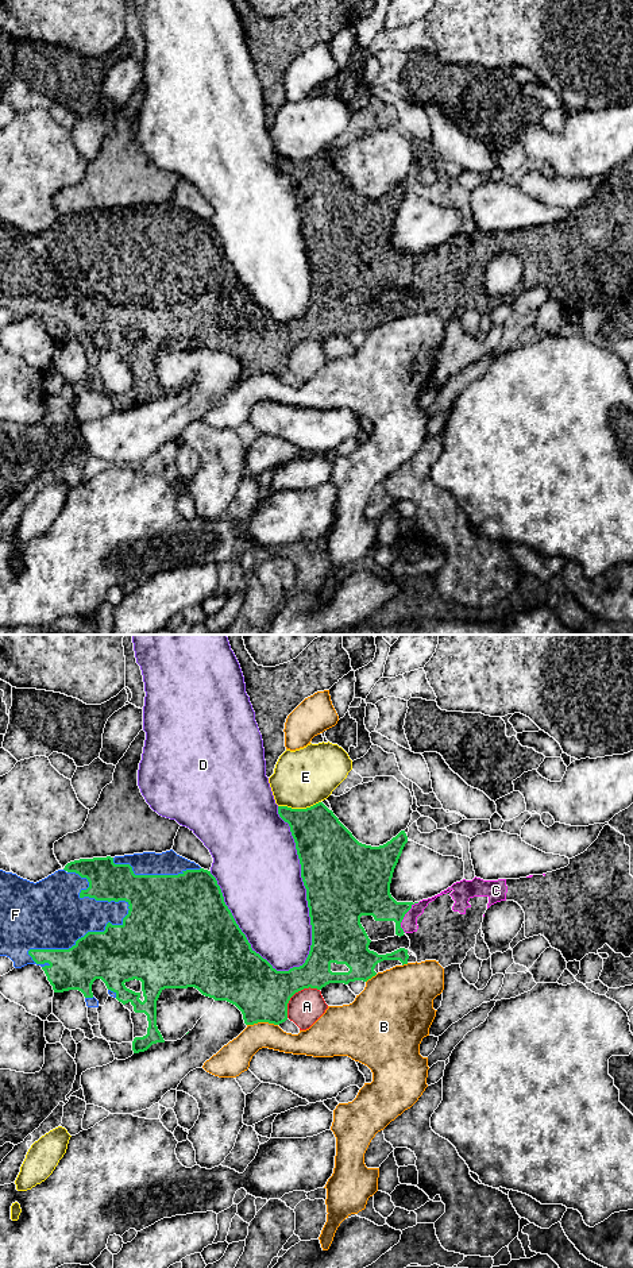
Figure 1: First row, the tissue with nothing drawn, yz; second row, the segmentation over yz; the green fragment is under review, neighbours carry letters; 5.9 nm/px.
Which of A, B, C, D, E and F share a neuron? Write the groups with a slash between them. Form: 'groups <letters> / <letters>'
groups A / B / C F / D / E

